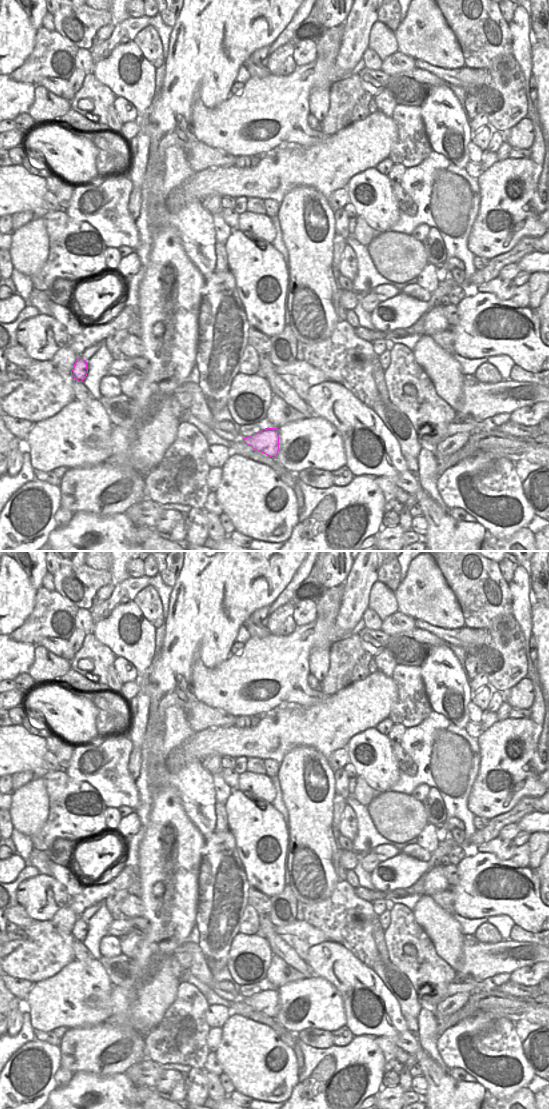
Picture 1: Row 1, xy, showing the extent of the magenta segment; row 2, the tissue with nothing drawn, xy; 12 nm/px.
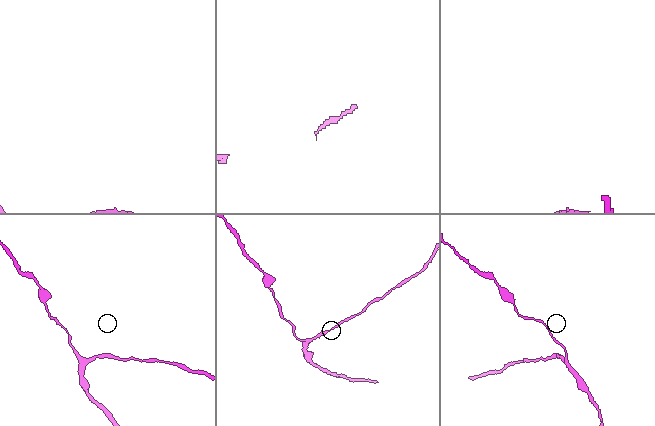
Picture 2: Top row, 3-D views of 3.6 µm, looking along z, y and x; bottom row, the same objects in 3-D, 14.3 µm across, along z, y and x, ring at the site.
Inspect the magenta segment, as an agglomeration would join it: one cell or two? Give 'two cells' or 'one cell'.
one cell

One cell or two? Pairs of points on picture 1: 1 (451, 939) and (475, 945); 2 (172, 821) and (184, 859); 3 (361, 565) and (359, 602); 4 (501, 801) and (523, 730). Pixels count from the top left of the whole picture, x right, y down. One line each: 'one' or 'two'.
1: two
2: one
3: one
4: one

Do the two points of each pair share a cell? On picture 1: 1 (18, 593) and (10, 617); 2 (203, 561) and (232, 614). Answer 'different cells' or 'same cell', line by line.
1: same cell
2: same cell

